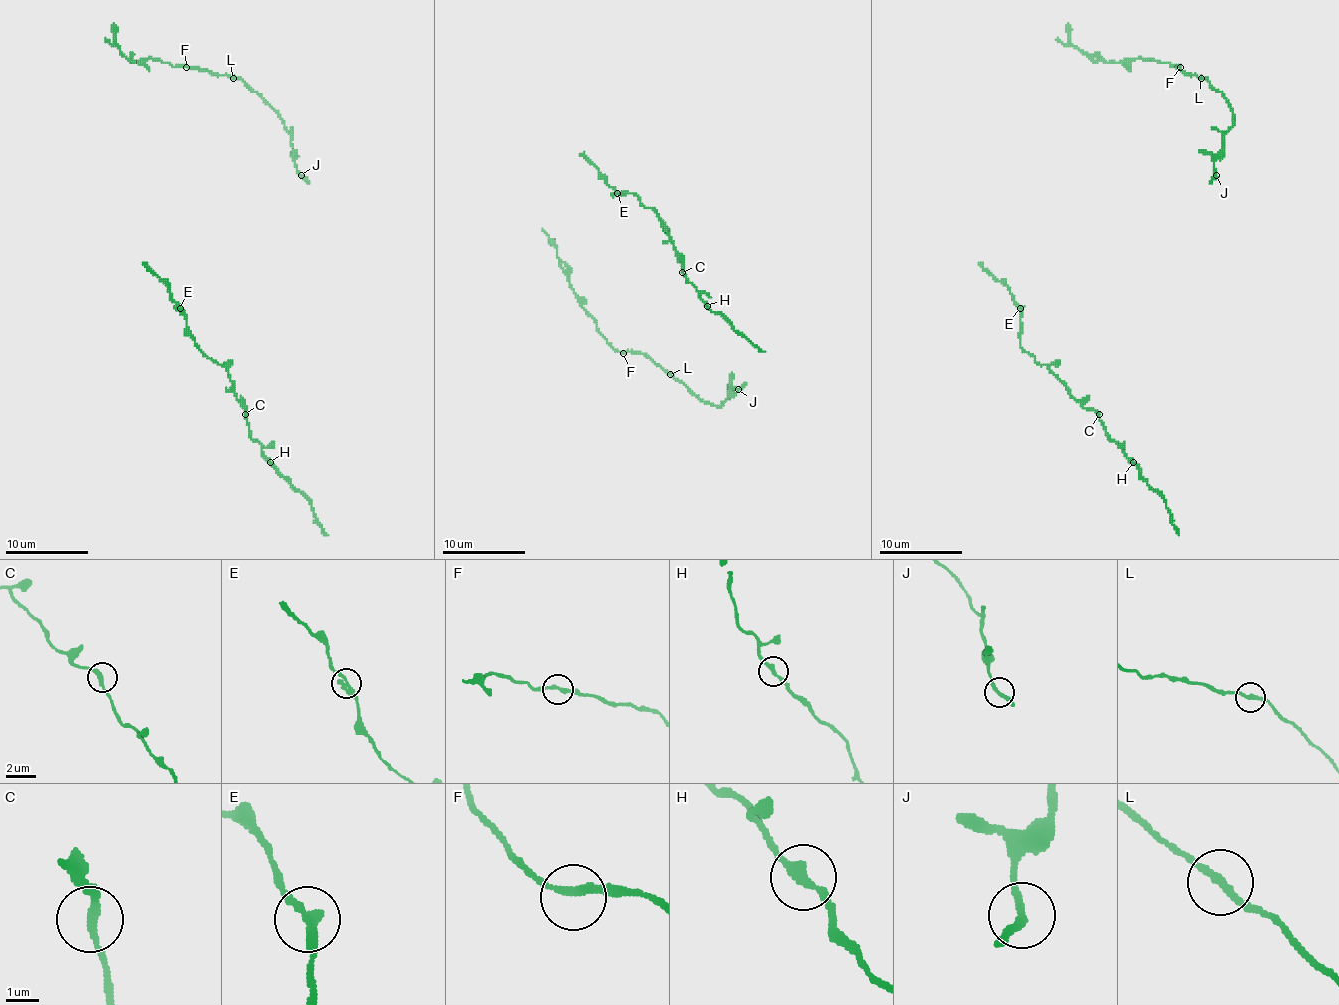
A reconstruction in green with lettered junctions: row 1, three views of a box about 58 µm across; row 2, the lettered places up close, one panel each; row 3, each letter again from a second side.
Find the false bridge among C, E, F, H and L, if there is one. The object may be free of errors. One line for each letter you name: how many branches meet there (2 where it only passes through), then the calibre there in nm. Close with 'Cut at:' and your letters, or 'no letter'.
L: 2 branches meet; 240 nm thick
Cut at: L

